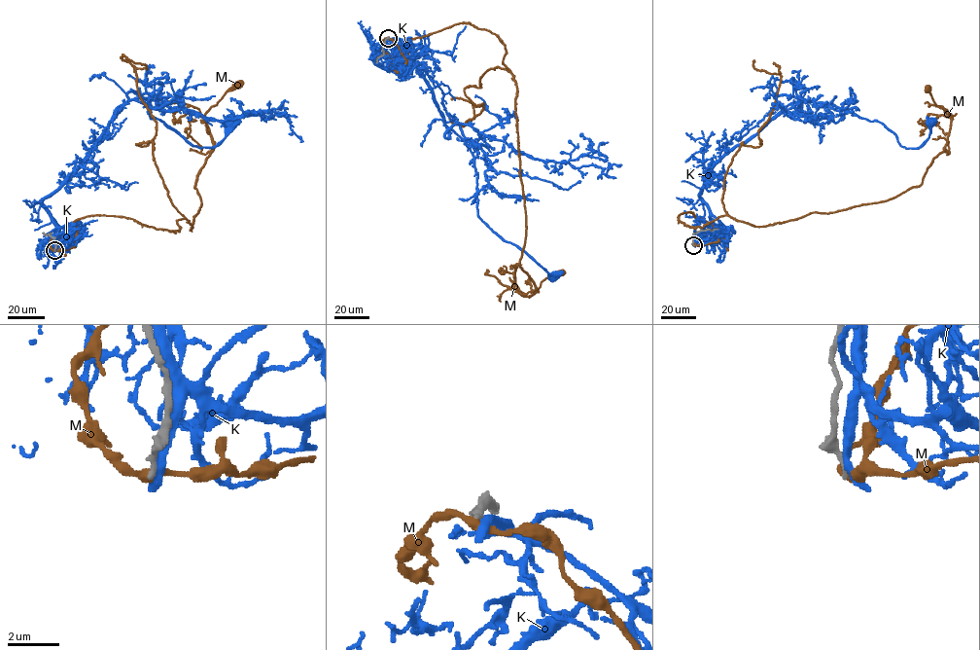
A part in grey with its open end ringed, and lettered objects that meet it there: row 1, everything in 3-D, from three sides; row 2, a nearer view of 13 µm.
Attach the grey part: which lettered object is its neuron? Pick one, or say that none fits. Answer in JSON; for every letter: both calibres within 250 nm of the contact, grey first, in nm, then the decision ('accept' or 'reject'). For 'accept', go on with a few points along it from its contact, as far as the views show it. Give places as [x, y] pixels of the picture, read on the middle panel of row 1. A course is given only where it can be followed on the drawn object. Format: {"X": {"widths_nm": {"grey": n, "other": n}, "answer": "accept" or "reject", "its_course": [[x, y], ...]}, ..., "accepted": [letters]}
{"K": {"widths_nm": {"grey": 280, "other": 320}, "answer": "reject"}, "M": {"widths_nm": {"grey": 200, "other": 280}, "answer": "reject"}, "accepted": []}

